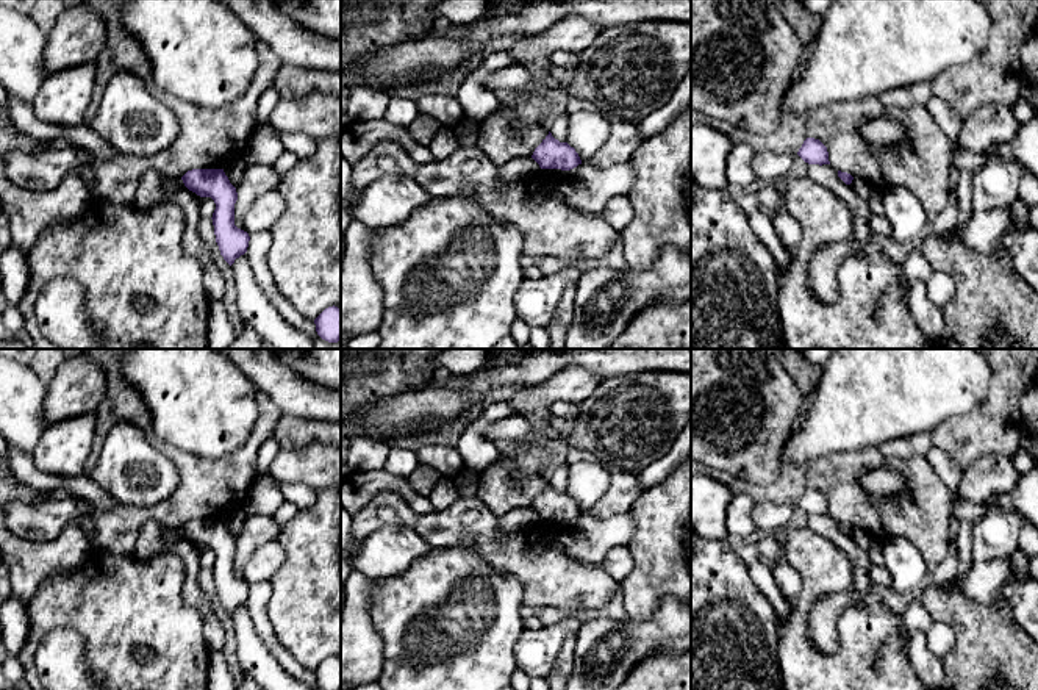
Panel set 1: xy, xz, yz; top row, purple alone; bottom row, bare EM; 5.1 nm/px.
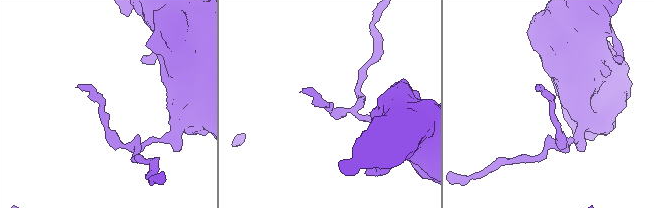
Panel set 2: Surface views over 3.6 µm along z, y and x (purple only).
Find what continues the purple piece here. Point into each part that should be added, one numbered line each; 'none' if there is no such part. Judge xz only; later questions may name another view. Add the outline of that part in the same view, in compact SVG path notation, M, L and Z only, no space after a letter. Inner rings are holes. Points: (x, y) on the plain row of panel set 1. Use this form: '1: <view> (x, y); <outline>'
none

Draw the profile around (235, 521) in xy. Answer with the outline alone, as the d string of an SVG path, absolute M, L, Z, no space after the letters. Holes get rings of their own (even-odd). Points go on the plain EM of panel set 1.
M244 504L241 507L238 507L236 510L233 510L225 519L225 526L228 527L230 534L238 538L244 524L247 521L247 515L244 510Z

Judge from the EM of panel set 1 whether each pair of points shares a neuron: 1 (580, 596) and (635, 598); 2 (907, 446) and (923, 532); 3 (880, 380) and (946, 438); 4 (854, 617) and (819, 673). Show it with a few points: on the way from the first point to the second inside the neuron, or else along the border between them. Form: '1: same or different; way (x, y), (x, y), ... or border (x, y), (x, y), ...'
1: different; border (618, 582), (621, 589)
2: different; border (879, 448), (888, 457), (923, 457)
3: different; border (968, 412), (944, 420), (932, 432)
4: same; way (854, 632), (854, 643), (835, 662)

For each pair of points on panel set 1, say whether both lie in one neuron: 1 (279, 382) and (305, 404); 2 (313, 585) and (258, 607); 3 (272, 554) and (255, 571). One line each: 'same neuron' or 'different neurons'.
1: same neuron
2: different neurons
3: same neuron

